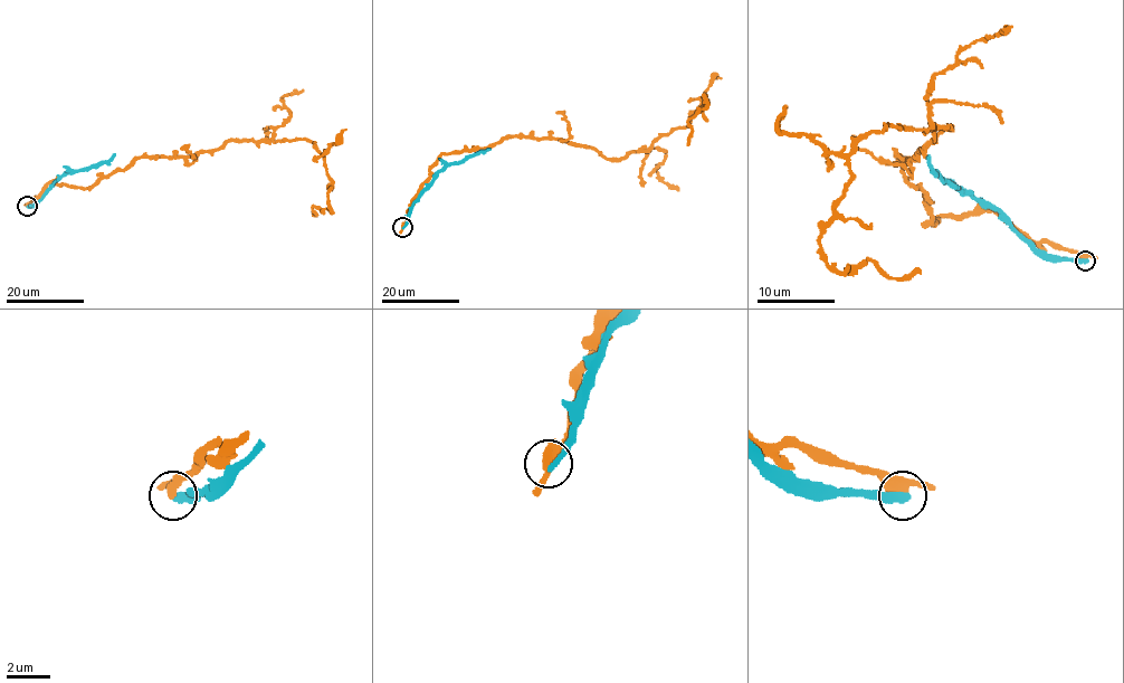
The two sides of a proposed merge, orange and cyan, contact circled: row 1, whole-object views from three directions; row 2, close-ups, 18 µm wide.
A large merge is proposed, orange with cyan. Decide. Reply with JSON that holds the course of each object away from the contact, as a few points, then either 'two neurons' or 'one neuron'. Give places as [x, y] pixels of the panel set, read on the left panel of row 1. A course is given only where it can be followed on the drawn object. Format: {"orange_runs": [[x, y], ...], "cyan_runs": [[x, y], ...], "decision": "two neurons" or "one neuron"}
{"orange_runs": [[27, 206], [50, 182], [89, 188], [140, 157], [308, 140], [332, 188], [330, 212], [312, 210]], "cyan_runs": [[27, 206], [34, 206], [64, 176], [107, 162], [115, 154]], "decision": "two neurons"}

